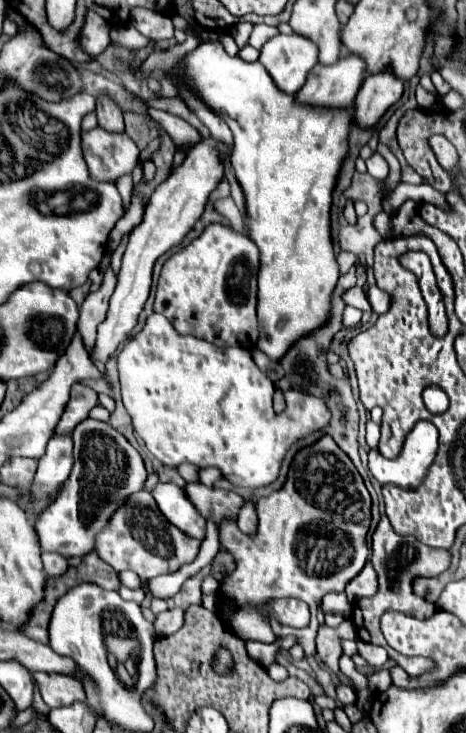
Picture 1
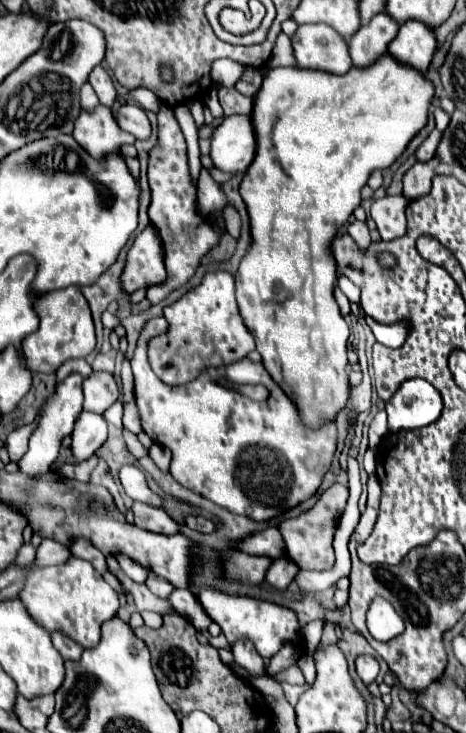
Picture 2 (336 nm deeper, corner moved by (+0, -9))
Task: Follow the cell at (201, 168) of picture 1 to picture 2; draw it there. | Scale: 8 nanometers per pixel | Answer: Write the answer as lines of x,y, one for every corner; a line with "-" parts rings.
231,115
215,129
211,137
211,159
217,169
245,173
257,149
251,115

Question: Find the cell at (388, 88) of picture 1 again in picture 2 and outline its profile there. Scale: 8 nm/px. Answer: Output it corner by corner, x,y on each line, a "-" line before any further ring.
405,21
397,33
397,37
389,45
389,53
411,67
427,71
433,55
437,51
437,37
431,27
421,21

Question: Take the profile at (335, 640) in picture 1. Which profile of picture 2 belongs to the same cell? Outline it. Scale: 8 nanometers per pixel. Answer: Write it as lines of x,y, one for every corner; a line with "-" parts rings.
359,655
355,659
355,667
357,667
357,675
363,679
365,685
375,681
375,677
379,675
379,663
371,655

